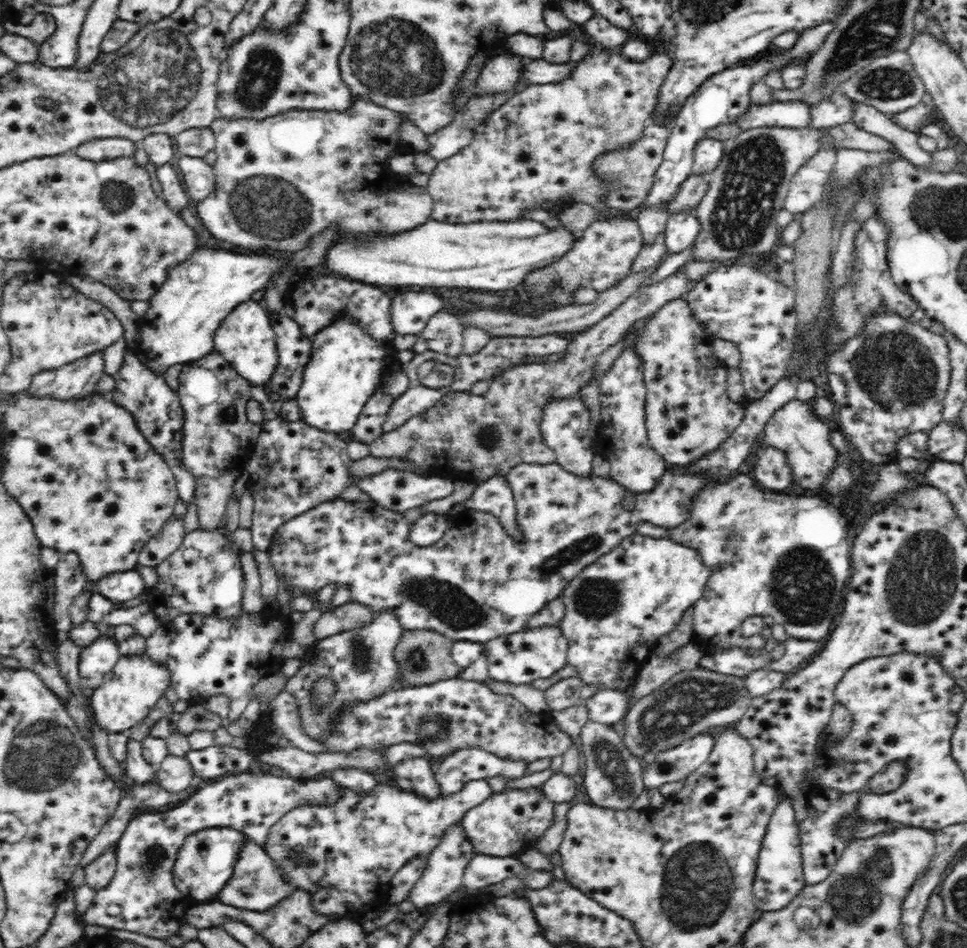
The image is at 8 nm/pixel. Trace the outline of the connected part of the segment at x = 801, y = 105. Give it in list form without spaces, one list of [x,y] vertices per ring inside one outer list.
[[[800,100],[772,102],[752,106],[738,116],[736,125],[743,131],[751,128],[806,128],[810,124],[809,105]]]

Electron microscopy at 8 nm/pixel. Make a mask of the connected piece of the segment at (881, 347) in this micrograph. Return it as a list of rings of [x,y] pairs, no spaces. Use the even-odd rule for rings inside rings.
[[[880,310],[878,314],[868,316],[862,334],[848,340],[832,355],[825,370],[832,400],[838,405],[836,427],[868,462],[887,464],[896,457],[898,442],[904,436],[912,432],[929,432],[943,420],[943,399],[951,382],[947,339],[894,311]]]

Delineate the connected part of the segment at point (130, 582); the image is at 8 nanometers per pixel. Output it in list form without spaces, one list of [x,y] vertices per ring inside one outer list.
[[[135,568],[109,574],[94,585],[94,592],[103,594],[114,603],[132,600],[146,591],[143,576]]]

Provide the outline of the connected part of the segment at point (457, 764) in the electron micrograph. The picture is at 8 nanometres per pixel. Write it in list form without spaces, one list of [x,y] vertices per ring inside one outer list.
[[[460,749],[441,760],[435,779],[445,797],[446,794],[462,790],[472,780],[499,775],[522,778],[526,774],[526,766],[522,761],[500,759],[482,749]]]

